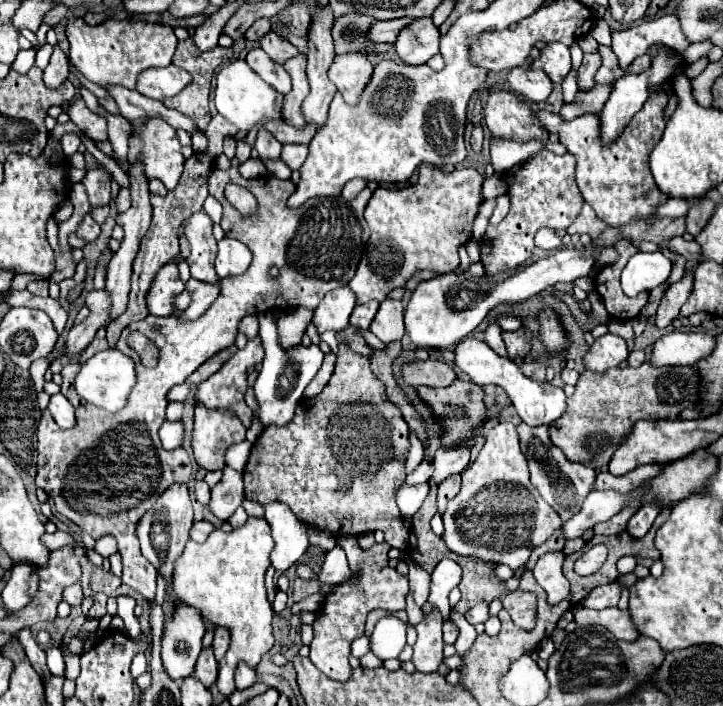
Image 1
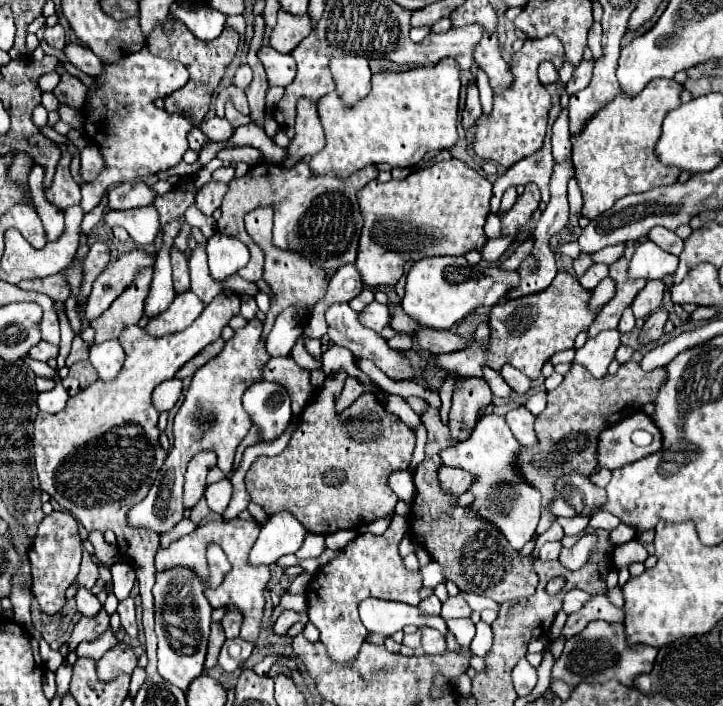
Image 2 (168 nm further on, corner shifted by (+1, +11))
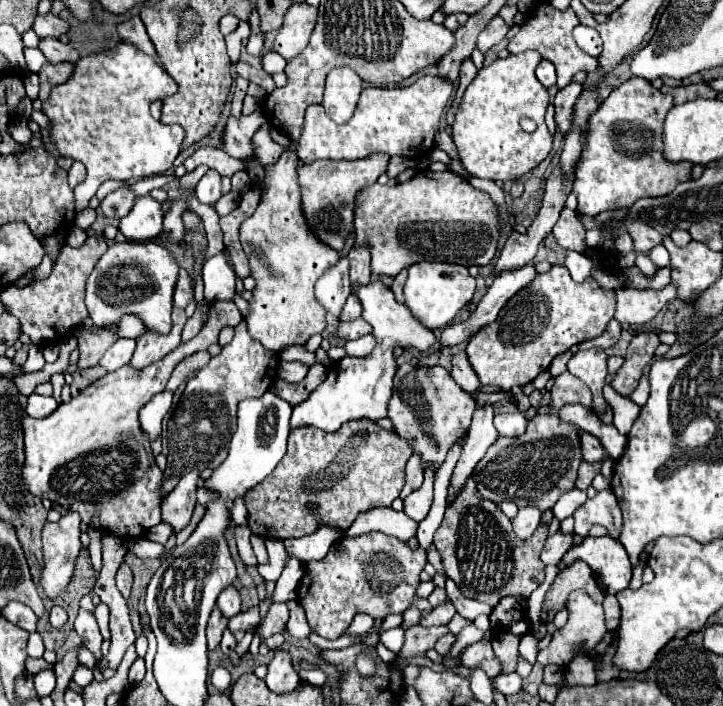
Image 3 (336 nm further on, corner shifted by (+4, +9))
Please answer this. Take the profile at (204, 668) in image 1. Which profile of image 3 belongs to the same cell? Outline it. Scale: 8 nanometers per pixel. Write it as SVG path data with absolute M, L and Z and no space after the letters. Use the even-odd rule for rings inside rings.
M214 607L210 621L208 621L208 651L214 651L220 645L226 625L228 625L228 619L218 611L218 607Z

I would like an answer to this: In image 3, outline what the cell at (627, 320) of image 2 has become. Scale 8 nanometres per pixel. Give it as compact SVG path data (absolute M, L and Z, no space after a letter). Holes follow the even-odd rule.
M665 267L657 271L652 279L650 279L649 289L659 290L671 283L671 268Z

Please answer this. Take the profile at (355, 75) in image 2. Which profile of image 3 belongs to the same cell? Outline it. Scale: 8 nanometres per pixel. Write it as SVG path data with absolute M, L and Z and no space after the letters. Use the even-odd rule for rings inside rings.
M336 67L328 73L324 91L324 109L336 123L346 123L358 105L362 93L362 79L350 67Z

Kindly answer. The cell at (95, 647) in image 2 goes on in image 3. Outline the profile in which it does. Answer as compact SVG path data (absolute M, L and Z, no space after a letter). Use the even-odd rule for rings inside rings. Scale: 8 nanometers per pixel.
M78 665L78 669L74 671L74 683L80 685L80 687L86 687L90 681L92 681L92 669L84 667L84 665Z

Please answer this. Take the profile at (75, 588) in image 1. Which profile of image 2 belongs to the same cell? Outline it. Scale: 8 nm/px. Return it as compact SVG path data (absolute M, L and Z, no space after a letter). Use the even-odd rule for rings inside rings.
M79 587L75 599L77 599L77 611L79 611L83 617L95 617L95 615L101 611L101 603L99 603L97 597L95 597L89 589L85 589L85 587Z

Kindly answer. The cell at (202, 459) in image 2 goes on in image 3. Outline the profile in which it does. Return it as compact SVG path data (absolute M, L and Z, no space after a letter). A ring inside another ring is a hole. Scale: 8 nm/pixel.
M200 471L186 473L162 501L162 521L170 523L174 531L182 531L190 523L192 511L196 507L198 481Z

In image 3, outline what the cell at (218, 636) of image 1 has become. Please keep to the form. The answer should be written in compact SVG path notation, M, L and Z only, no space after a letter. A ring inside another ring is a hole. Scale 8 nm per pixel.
M258 607L250 609L250 611L244 611L244 613L238 613L234 615L230 621L228 621L228 629L232 633L240 631L240 629L256 629L260 623L260 615L258 615Z

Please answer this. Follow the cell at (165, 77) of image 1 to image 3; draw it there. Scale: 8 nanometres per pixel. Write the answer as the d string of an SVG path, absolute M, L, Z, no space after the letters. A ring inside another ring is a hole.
M126 43L80 59L74 75L64 85L54 87L42 109L52 121L52 141L62 155L82 161L88 171L86 181L74 189L76 211L84 211L96 189L108 179L142 179L172 167L182 149L184 129L152 119L150 103L176 91L178 83L158 67L154 57Z

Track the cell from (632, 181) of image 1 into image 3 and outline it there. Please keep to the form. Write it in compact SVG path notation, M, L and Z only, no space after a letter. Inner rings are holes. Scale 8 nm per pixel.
M632 77L616 87L590 117L586 147L576 167L572 191L578 197L578 213L594 217L602 211L628 207L642 197L658 197L672 191L678 181L690 179L690 163L666 163L662 159L662 123L674 97L652 87L650 81Z

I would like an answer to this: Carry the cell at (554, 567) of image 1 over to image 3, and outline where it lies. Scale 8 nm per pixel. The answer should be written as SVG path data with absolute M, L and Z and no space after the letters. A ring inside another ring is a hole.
M558 531L556 535L546 539L546 545L544 545L540 557L542 557L544 565L558 565L570 547L572 547L572 535L564 535Z

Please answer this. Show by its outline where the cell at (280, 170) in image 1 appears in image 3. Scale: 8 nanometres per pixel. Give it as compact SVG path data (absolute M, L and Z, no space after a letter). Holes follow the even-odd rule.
M274 51L267 53L262 59L263 69L267 73L276 73L283 71L286 67L286 64L286 60Z

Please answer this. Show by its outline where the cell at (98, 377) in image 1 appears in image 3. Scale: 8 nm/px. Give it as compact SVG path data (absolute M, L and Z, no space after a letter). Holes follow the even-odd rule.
M118 339L100 359L100 365L106 369L106 371L116 371L120 369L122 365L130 363L132 355L136 347L136 341L134 339Z

